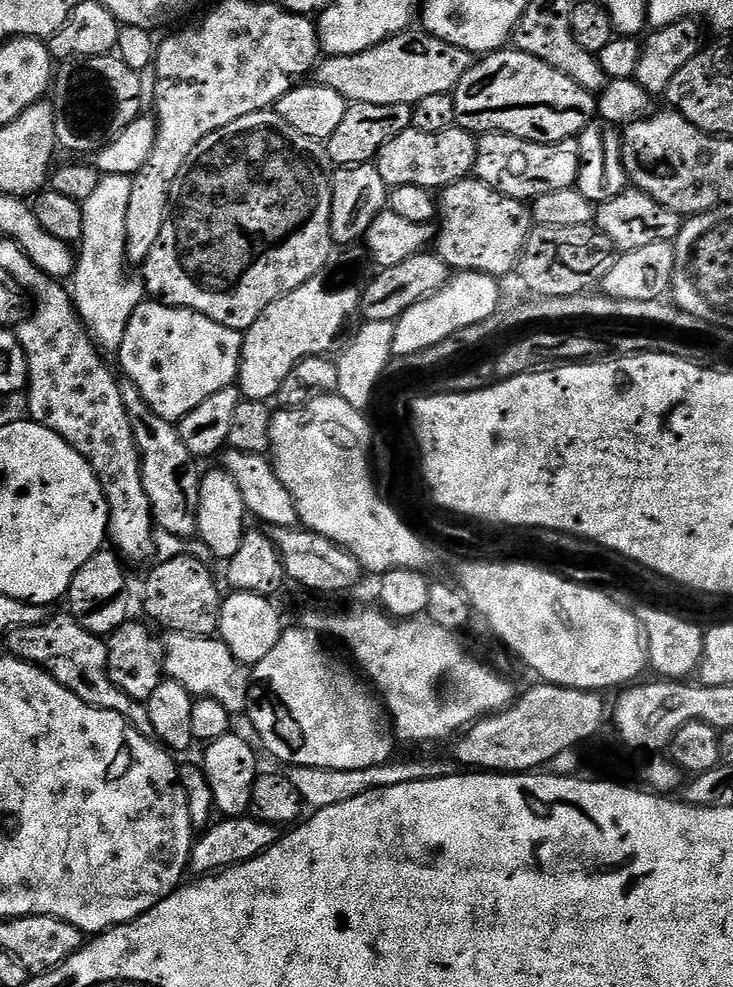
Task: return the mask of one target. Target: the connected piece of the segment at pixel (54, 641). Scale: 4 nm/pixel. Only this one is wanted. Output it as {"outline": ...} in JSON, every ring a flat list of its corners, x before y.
{"outline":[[71,614,64,616,49,615,40,624,23,624,21,628,13,628,6,637,8,643,7,651,15,656,17,660,25,660,27,664,37,664,39,668,49,672,52,677,62,686,69,688,82,702,86,702,95,708,110,710,122,714,143,736,152,736,150,726,150,714,147,707,141,701,130,698,114,682,108,673,108,645,101,637,95,636,90,630,86,630,79,624]]}

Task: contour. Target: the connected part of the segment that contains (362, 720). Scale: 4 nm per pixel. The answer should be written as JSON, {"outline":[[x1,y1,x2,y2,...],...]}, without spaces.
{"outline":[[285,627,278,638,278,646,274,646,274,650,270,650,270,654,251,669,252,691,247,711,252,712,252,724,265,750,277,756,284,766,293,768,366,770,366,766,385,764,394,756,394,728,383,703,355,671,352,673,342,661,335,660,328,653,323,642,321,633,312,632,309,628]]}

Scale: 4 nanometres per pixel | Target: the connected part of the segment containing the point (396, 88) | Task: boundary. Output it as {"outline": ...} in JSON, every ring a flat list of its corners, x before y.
{"outline":[[409,30,383,40,378,46,370,50,362,50,362,54,342,54,341,56,328,56,321,59,314,69,315,83,330,86,330,90,338,90,344,99,353,103,374,102,375,104,410,104,414,105,430,94,453,93,462,76,473,66,473,53,442,41,425,30]]}

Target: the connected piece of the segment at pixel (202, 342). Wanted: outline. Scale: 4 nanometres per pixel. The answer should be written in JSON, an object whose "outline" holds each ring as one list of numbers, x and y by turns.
{"outline":[[143,302,134,310,118,351,120,364,131,383,158,418,179,422,210,394,231,388,240,375,241,333,222,326,201,312]]}

